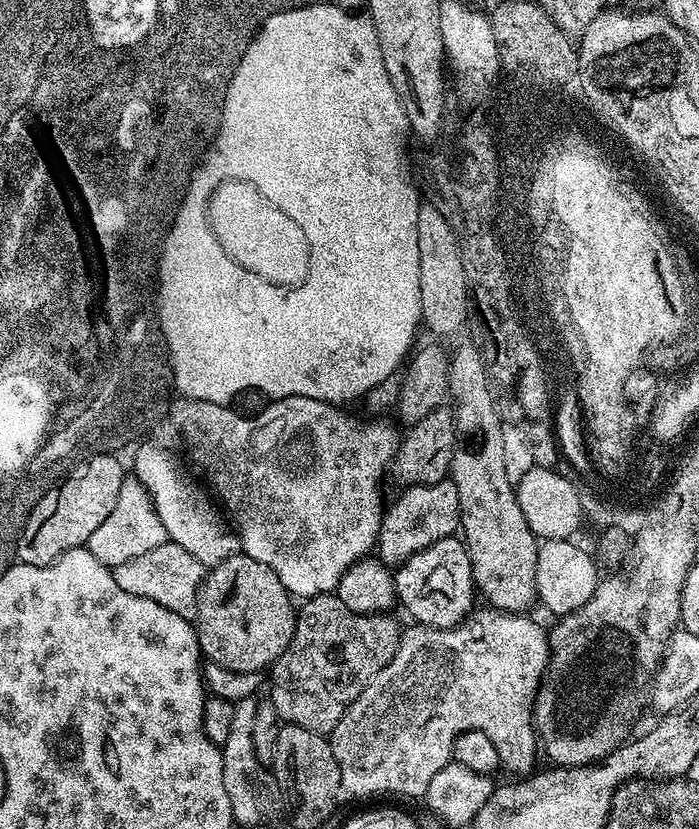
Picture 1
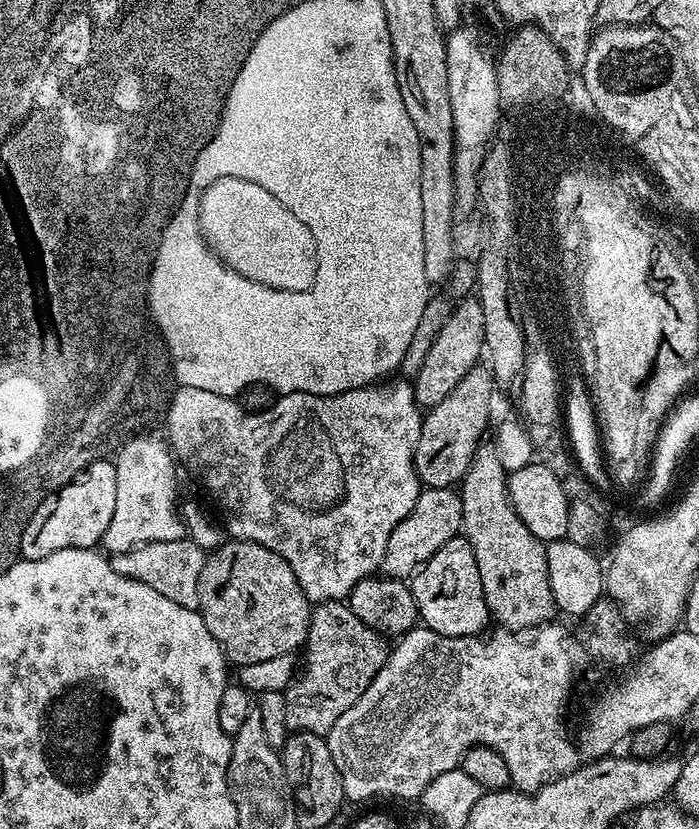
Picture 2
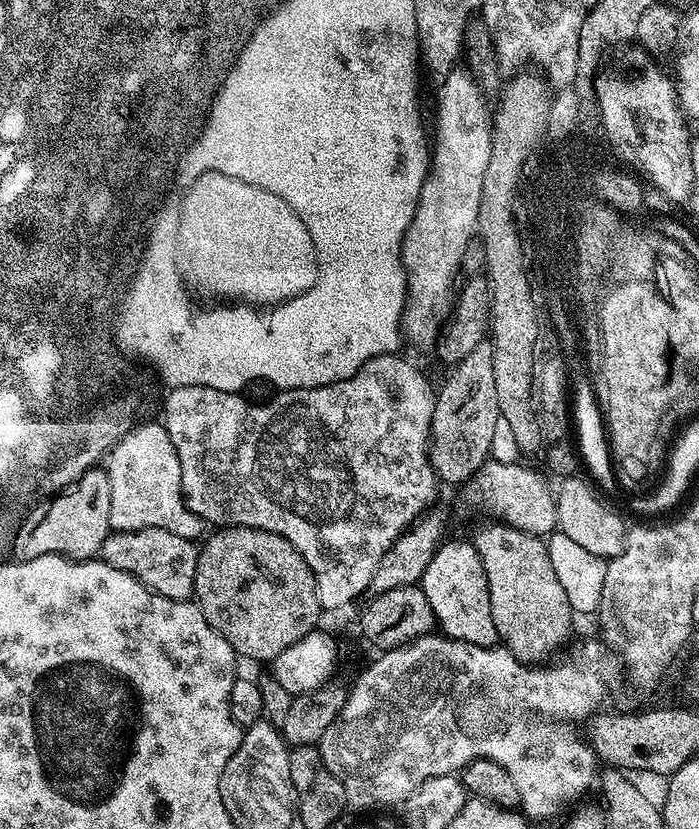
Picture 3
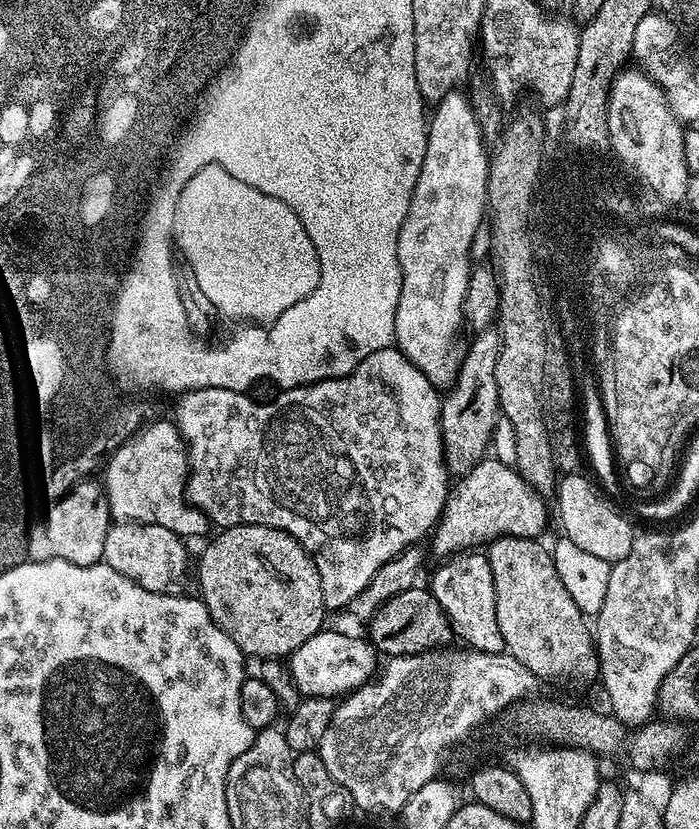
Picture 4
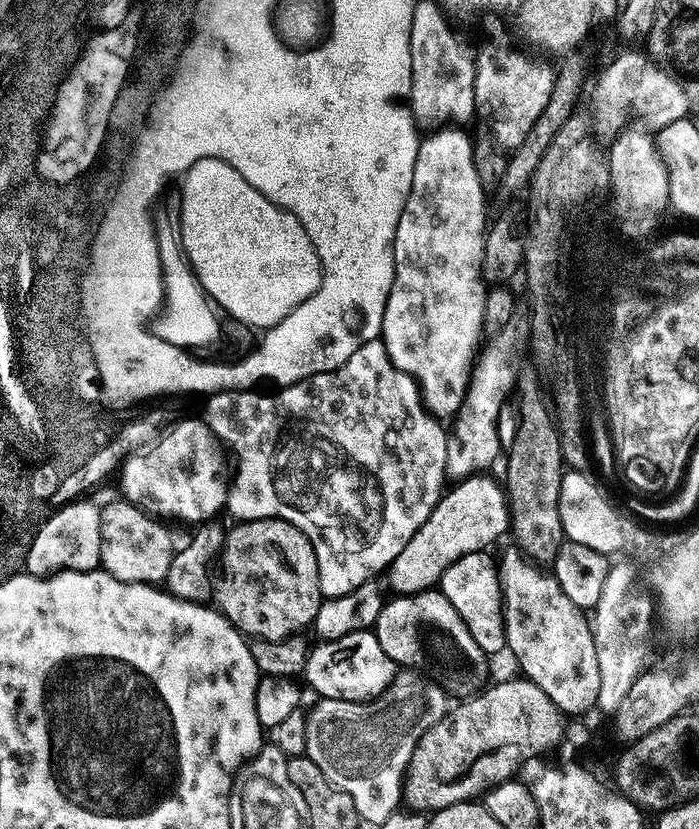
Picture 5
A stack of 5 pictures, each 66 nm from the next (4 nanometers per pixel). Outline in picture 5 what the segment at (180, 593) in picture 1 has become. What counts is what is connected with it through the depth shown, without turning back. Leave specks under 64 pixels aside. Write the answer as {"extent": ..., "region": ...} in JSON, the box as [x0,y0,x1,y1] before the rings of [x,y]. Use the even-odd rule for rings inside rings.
{"extent":[102,499,174,585],"region":[[[119,499],[116,504],[116,566],[102,566],[103,571],[122,582],[163,585],[168,579],[174,547],[171,534],[159,523],[163,524],[155,515]]]}

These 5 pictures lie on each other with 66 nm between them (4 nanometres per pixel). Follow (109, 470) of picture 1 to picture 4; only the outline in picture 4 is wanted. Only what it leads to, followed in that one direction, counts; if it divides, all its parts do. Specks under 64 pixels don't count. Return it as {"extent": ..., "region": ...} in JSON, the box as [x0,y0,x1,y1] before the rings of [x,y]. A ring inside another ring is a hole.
{"extent":[31,479,108,566],"region":[[[81,479],[81,484],[76,483],[65,493],[65,502],[52,509],[48,518],[48,525],[40,527],[35,535],[31,536],[31,552],[40,560],[52,560],[55,557],[66,559],[67,561],[77,561],[78,566],[91,566],[101,563],[104,559],[104,523],[105,523],[105,505],[108,495],[104,493],[103,483],[95,479]]]}

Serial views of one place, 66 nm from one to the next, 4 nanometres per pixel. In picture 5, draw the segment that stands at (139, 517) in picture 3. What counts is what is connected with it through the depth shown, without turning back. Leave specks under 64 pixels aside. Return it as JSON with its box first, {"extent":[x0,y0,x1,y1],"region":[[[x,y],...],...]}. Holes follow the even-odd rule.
{"extent":[119,419,226,526],"region":[[[203,419],[179,420],[159,433],[160,441],[153,448],[137,456],[129,455],[119,465],[120,488],[127,503],[141,507],[149,514],[160,518],[173,516],[176,520],[189,520],[192,526],[200,526],[211,521],[215,517],[212,515],[225,507],[226,484],[220,474],[219,447],[214,445]]]}

